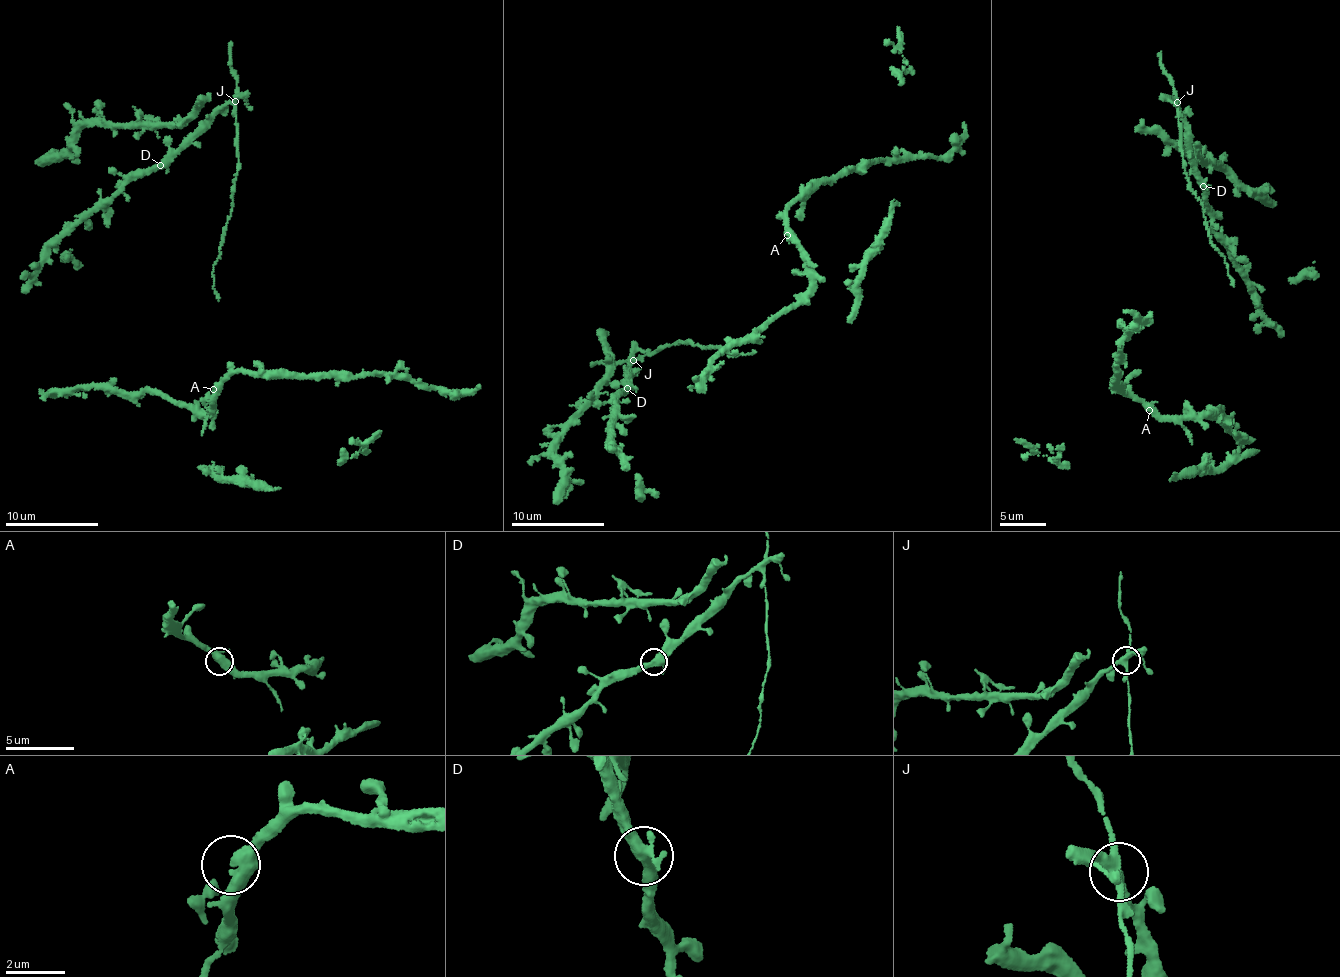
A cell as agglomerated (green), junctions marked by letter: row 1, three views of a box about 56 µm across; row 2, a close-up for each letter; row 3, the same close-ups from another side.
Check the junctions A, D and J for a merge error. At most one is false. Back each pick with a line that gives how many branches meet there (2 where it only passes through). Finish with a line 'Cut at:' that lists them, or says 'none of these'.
J: 4
Cut at: J

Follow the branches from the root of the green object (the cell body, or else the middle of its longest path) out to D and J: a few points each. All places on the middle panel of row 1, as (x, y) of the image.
D: (756, 352), (730, 356), (720, 348), (702, 349), (689, 343), (674, 343), (631, 363), (627, 388)
J: (756, 352), (730, 356), (720, 348), (702, 349), (697, 344), (680, 342), (633, 360)

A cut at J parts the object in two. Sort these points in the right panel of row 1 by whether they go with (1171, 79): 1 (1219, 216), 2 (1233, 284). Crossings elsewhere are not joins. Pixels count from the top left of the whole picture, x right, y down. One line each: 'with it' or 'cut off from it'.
1: cut off from it
2: with it

